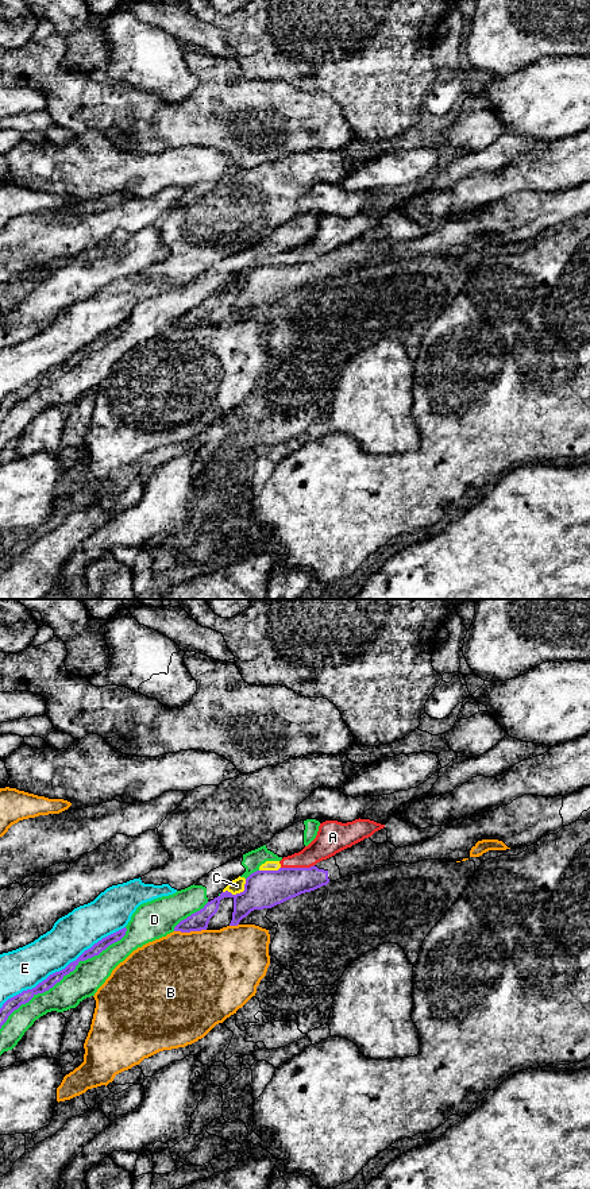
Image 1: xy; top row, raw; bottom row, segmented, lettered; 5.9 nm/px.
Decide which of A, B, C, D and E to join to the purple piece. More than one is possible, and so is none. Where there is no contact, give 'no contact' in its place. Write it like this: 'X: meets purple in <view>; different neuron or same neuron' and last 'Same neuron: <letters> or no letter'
A: meets purple in xy; different neuron
B: meets purple in xy; different neuron
C: meets purple in xy; different neuron
D: meets purple in xy; different neuron
E: meets purple in xy; different neuron
Same neuron: no letter

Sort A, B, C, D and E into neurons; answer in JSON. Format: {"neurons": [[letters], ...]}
{"neurons": [["A", "C"], ["B"], ["D"], ["E"]]}

